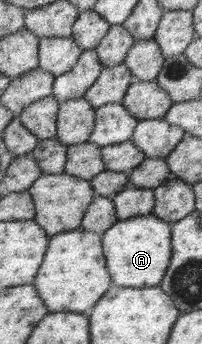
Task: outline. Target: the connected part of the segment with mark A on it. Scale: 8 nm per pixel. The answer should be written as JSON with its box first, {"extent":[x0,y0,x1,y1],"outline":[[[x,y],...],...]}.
{"extent":[103,214,172,287],"outline":[[[153,214],[117,221],[103,233],[104,251],[114,284],[121,287],[157,287],[171,264],[172,225]]]}

